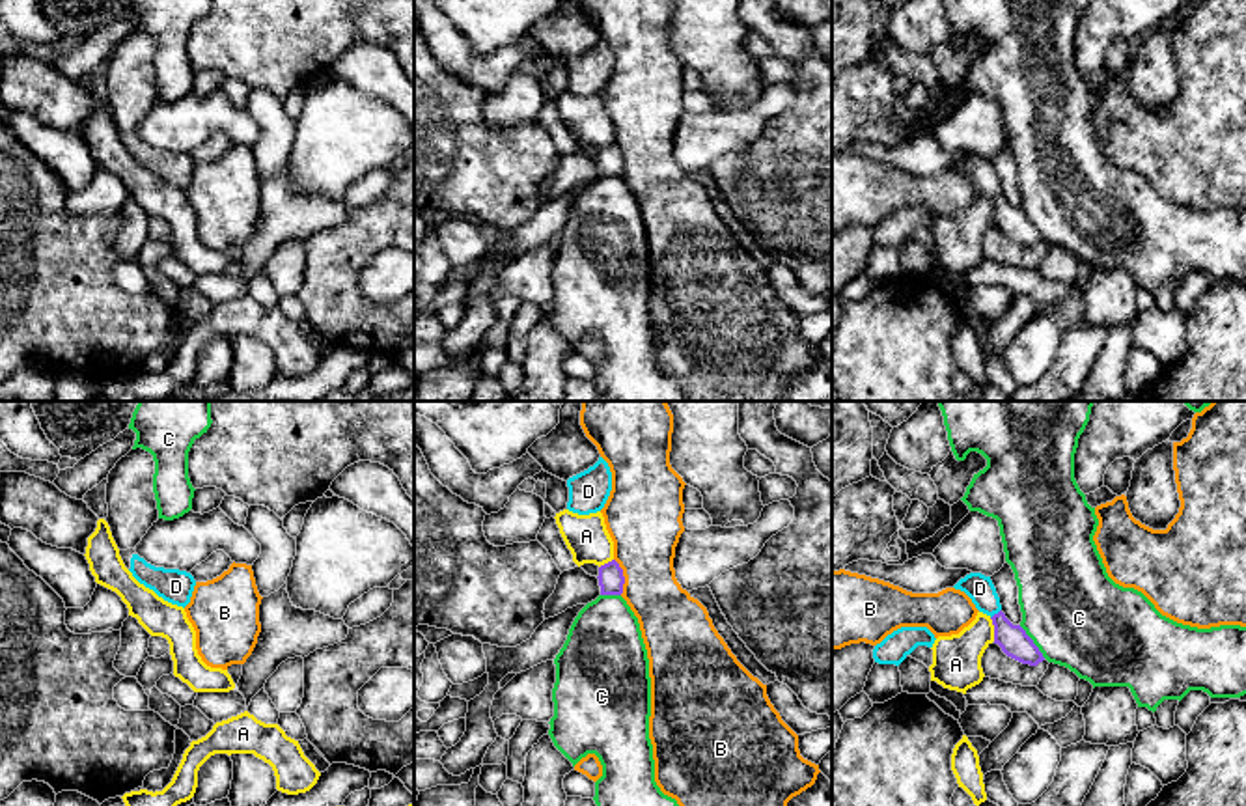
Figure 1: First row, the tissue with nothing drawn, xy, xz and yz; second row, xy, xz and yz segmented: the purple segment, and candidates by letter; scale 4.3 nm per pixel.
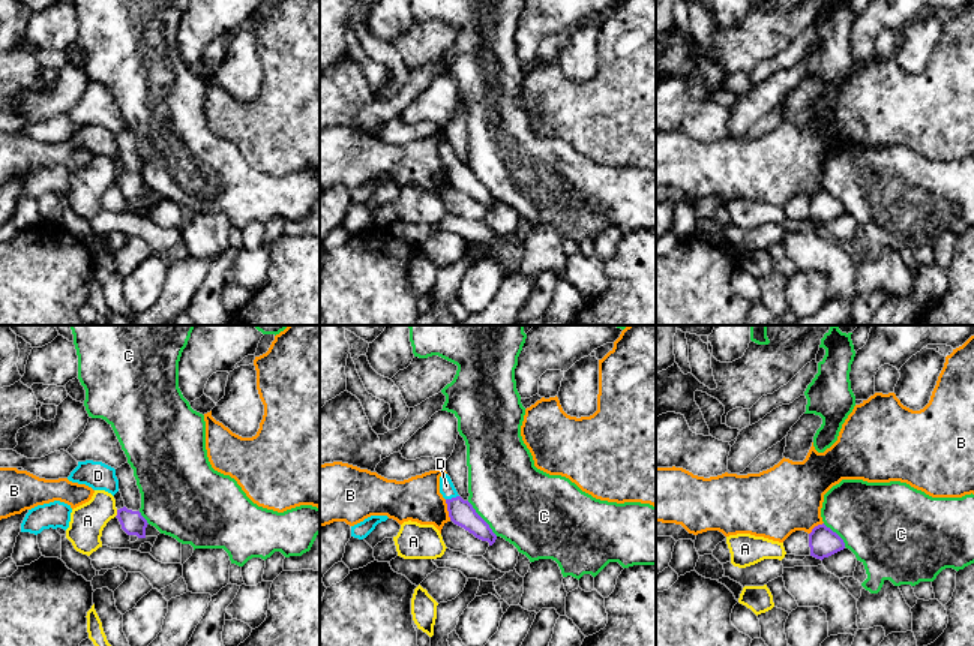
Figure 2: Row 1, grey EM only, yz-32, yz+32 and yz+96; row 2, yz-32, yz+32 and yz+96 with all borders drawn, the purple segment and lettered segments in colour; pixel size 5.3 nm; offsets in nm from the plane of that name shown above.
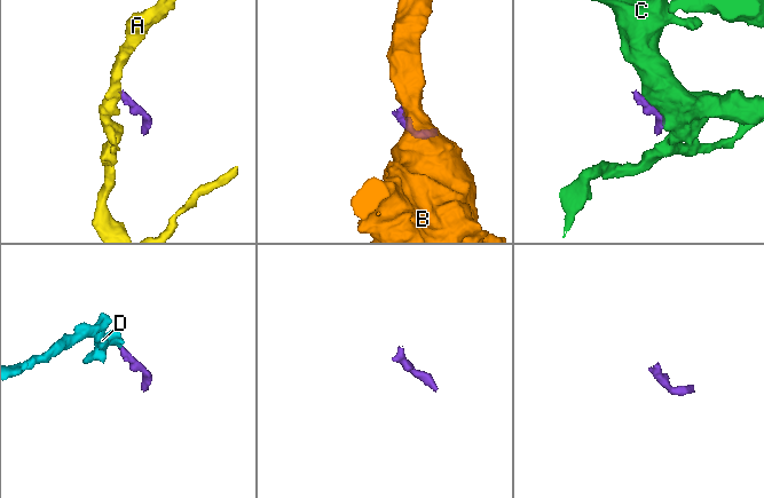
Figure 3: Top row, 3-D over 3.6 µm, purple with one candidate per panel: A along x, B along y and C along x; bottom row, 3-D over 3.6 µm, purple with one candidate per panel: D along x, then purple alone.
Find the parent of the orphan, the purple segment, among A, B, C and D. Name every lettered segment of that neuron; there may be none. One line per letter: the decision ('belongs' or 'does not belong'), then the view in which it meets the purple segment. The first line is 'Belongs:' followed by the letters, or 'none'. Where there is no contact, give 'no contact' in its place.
Belongs: D
A: does not belong | yz
B: does not belong | xz
C: does not belong | yz
D: belongs | yz

